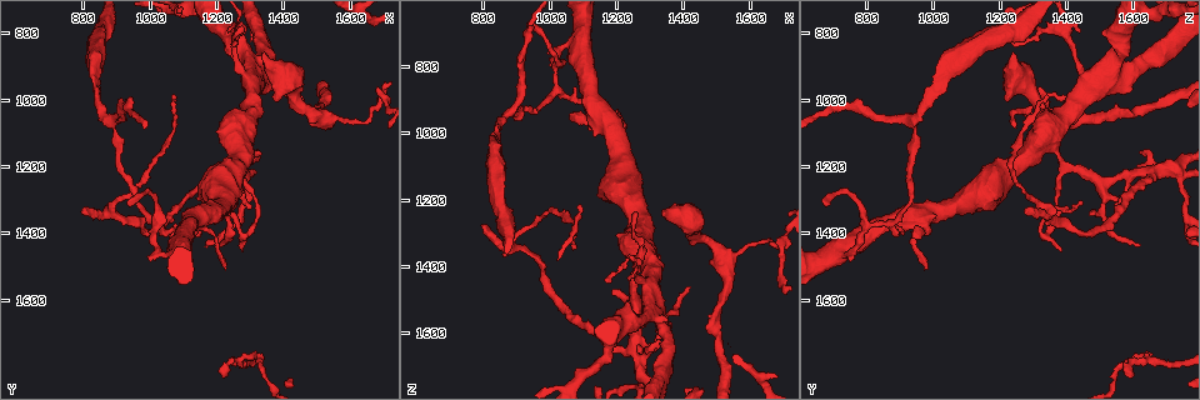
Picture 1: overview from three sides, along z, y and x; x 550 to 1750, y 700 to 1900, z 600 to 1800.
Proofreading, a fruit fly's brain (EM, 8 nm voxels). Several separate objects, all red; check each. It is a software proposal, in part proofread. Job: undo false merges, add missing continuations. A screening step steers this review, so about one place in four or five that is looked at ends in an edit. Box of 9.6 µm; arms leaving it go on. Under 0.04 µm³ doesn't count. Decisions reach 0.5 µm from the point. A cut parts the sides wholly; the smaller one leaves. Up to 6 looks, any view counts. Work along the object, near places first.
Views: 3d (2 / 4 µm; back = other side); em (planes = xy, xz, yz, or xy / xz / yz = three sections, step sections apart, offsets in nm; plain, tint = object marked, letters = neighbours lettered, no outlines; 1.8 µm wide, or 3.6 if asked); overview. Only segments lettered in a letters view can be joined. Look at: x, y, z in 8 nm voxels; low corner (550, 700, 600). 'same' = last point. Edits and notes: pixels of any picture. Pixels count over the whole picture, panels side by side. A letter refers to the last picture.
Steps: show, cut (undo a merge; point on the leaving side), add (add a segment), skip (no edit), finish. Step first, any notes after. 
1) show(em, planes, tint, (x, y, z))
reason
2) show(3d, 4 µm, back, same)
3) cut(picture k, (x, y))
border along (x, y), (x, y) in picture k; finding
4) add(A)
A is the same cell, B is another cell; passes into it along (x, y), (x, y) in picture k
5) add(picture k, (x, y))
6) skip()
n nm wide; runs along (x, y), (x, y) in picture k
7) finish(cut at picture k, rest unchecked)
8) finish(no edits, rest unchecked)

show(3d, 2 µm, back, (1240, 790, 1450))
free end

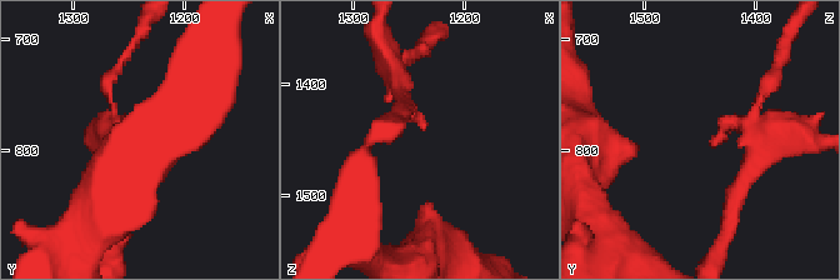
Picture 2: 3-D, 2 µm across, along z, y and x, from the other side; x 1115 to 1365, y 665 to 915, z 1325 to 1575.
show(em, planes, letters, (1236, 792, 1442))
need the tissue

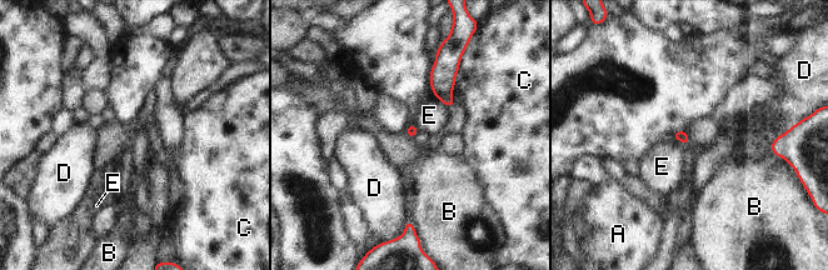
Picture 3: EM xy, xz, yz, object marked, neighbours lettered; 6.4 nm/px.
cut(picture 3, (447, 99))
A, B, C, D and E are other cells; a second cell is stuck on

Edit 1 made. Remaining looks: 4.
show(em, xy, step 4, tint, (1010, 1390, 800))
closes a loop

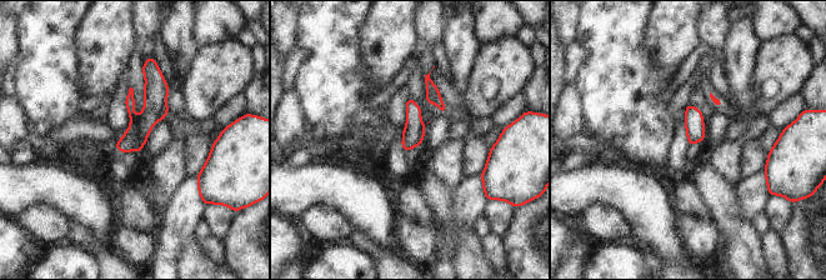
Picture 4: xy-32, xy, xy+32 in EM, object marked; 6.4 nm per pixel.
show(em, planes, letters, same)

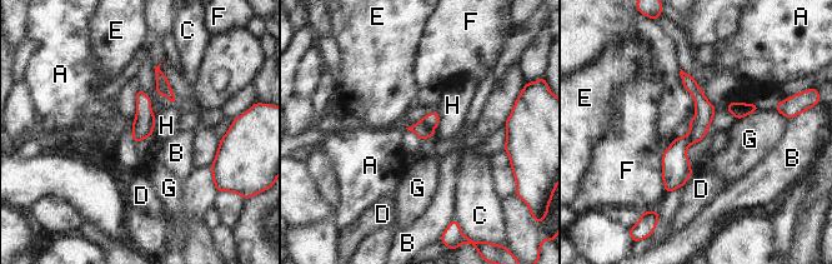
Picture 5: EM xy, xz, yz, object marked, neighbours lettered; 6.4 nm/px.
cut(picture 5, (705, 111))
A, B, C, D, E, F, G and H are other cells; a second cell is stuck on

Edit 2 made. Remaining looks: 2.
finish(cut at picture 3, cut at picture 5, rest unchecked)

